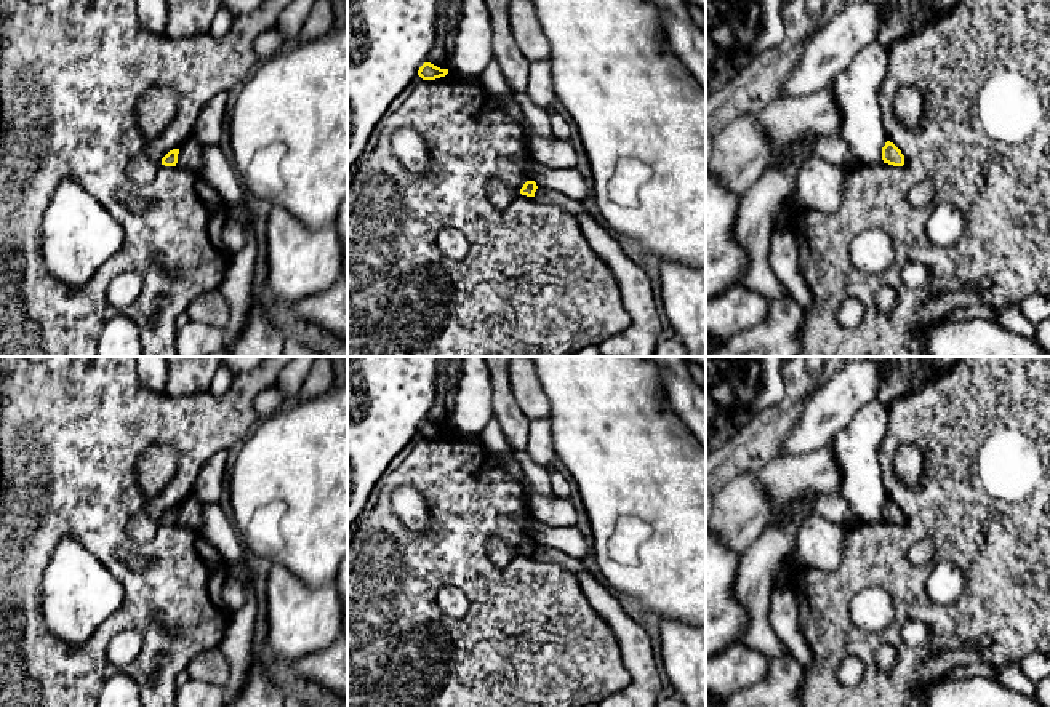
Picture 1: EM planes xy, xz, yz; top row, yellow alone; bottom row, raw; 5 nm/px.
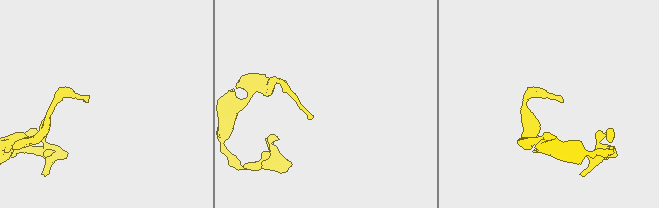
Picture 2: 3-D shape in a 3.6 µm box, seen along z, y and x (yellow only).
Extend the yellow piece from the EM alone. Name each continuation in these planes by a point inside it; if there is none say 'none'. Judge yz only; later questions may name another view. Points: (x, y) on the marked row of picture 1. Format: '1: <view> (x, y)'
none

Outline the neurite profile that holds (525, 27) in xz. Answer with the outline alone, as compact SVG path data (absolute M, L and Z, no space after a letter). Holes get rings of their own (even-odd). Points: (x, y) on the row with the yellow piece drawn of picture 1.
M511 0L509 22L519 50L530 61L549 61L551 45L539 26L531 0Z

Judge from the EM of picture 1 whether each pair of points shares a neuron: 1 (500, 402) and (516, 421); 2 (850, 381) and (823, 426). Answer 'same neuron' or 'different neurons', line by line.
1: same neuron
2: same neuron

